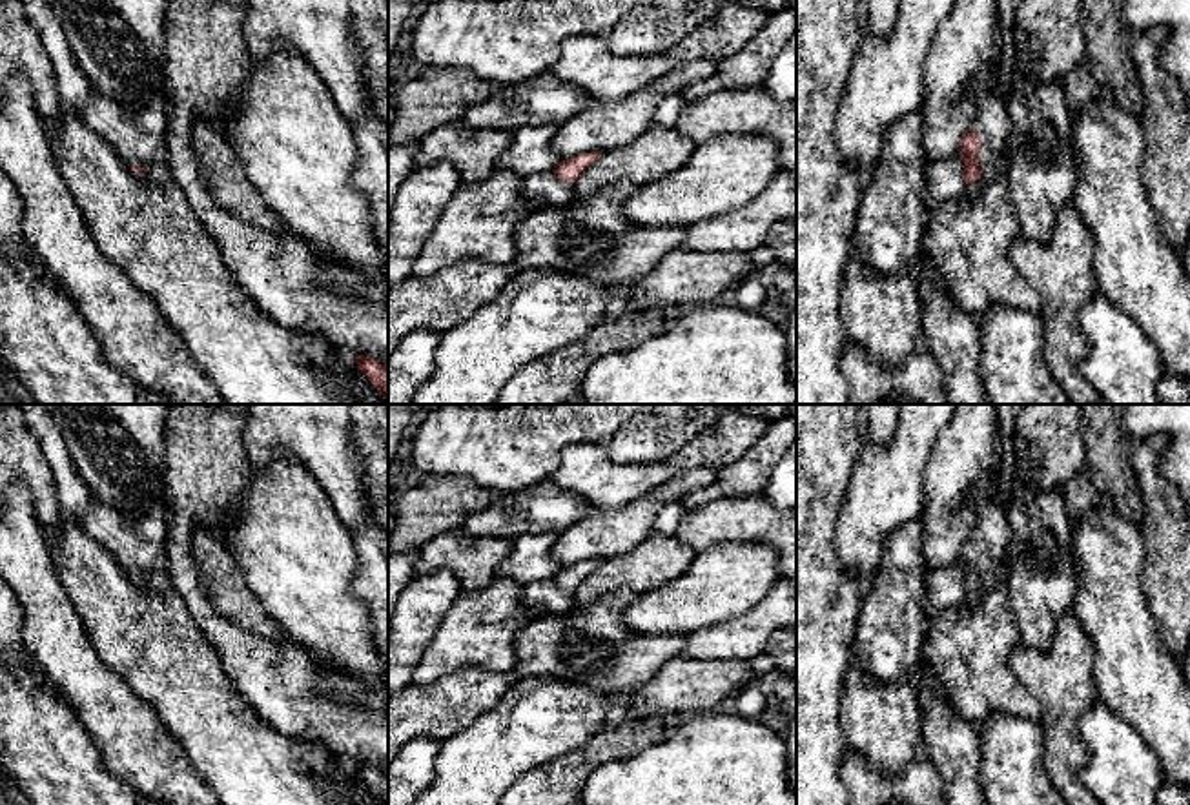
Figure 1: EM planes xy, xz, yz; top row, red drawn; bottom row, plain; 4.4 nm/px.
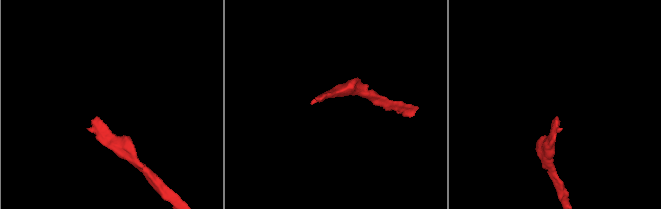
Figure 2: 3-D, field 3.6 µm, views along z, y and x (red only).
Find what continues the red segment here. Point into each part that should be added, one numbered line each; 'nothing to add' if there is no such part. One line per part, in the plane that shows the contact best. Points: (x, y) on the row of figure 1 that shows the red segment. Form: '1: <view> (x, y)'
1: yz (992, 126)

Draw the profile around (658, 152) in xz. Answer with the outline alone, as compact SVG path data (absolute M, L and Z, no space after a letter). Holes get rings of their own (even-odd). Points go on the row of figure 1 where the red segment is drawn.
M652 124L640 138L603 151L600 158L572 182L574 199L585 200L609 184L631 180L638 186L658 182L678 171L694 153L696 144L674 127Z

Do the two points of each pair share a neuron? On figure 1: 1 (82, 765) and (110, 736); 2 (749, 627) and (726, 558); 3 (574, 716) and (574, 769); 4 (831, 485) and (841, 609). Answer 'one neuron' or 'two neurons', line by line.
1: two neurons
2: two neurons
3: two neurons
4: one neuron

